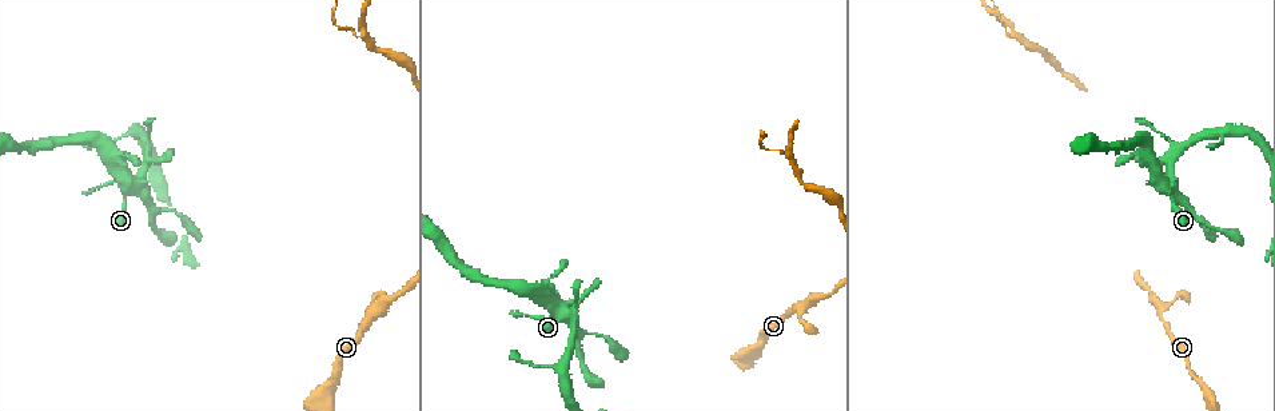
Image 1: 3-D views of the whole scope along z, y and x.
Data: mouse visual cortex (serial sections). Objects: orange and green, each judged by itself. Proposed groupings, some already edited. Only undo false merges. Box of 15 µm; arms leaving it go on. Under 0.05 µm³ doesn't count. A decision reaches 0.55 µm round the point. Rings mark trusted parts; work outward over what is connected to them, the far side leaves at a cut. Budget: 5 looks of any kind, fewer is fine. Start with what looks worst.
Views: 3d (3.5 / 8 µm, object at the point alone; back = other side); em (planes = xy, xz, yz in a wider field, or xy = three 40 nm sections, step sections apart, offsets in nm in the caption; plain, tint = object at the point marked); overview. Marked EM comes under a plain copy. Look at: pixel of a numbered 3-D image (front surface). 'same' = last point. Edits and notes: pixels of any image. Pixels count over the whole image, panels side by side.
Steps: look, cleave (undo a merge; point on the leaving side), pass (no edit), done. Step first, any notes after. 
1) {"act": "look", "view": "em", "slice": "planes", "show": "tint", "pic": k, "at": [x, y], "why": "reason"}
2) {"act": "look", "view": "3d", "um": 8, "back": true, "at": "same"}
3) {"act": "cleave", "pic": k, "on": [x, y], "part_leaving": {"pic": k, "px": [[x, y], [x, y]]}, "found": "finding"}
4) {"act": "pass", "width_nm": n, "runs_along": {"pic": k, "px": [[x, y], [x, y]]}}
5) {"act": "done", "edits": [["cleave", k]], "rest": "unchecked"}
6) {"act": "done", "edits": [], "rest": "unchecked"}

{"act": "look", "view": "3d", "um": 3.5, "pic": 1, "at": [1171, 198], "why": "four or more arms meet"}

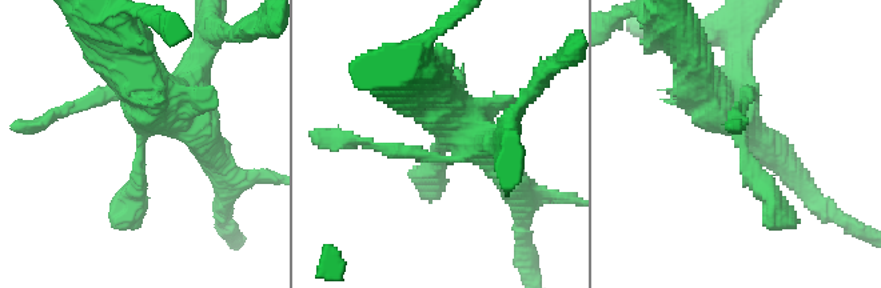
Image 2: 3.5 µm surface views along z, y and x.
{"act": "look", "view": "em", "slice": "xy", "step": 1, "show": "tint", "pic": 2, "at": [152, 126], "why": "need the tissue"}

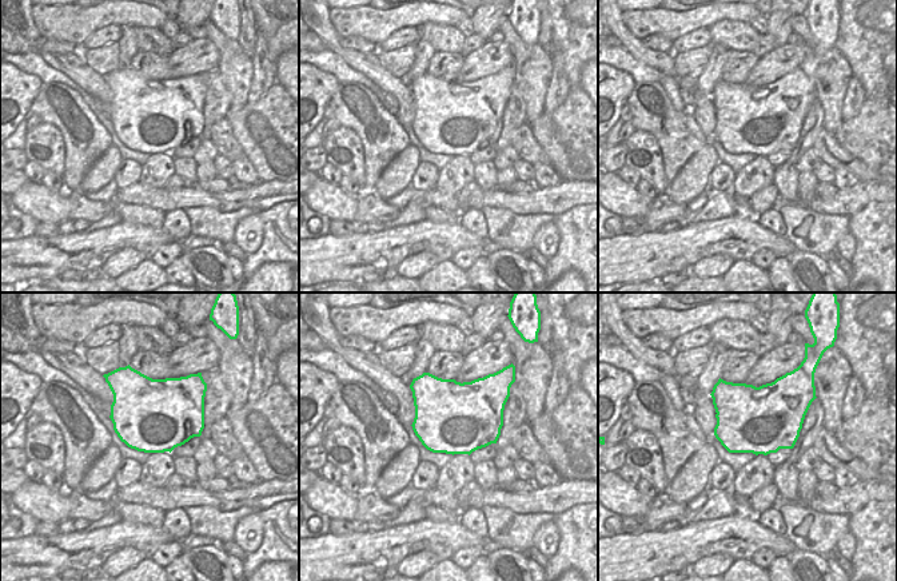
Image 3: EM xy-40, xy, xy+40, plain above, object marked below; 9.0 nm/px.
{"act": "pass", "runs_along": {"pic": 2, "px": [[138, 182], [142, 132], [208, 30]]}, "found": "continuous, no second cell"}

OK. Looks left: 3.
{"act": "look", "view": "3d", "um": 3.5, "pic": 1, "at": [372, 311], "why": "side arm on a straight run"}

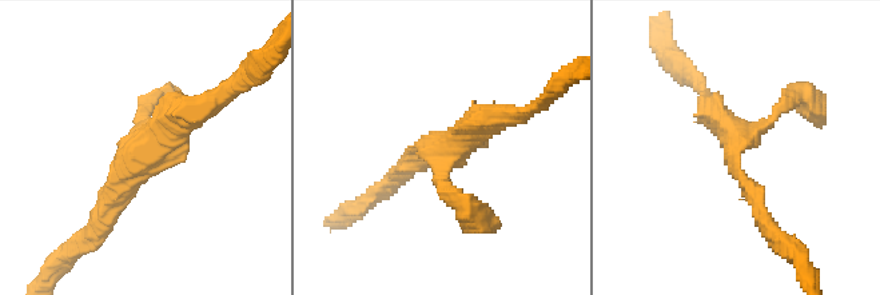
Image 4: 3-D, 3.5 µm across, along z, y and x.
{"act": "look", "view": "em", "slice": "xy", "step": 5, "show": "tint", "pic": 4, "at": [738, 141], "arms": 3, "arm_widths_nm": [150, 200, 300], "why": "need the tissue"}

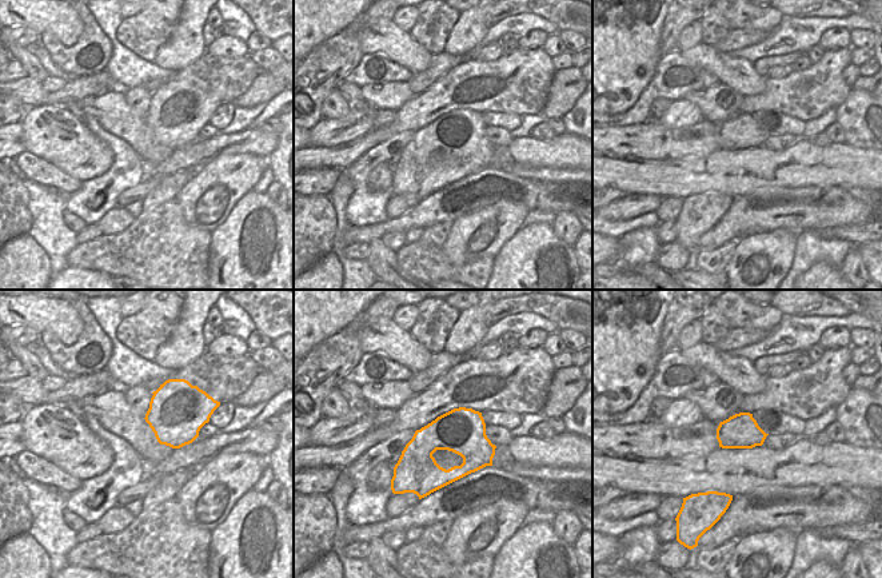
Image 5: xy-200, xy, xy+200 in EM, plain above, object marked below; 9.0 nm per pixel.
{"act": "look", "view": "em", "slice": "xy", "step": 3, "show": "tint", "at": "same", "why": "cut it another way"}

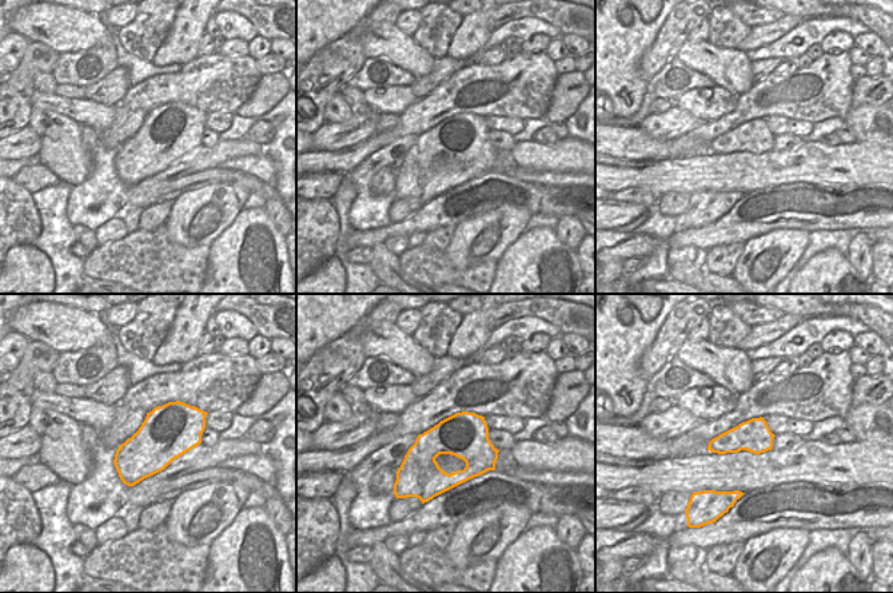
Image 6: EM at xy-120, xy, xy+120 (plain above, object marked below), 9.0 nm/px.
{"act": "pass", "width_nm": 420, "runs_along": {"pic": 4, "px": [[100, 207], [140, 146], [215, 102]]}, "found": "all the same cell"}

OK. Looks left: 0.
{"act": "done", "edits": [], "rest": "unchecked"}

